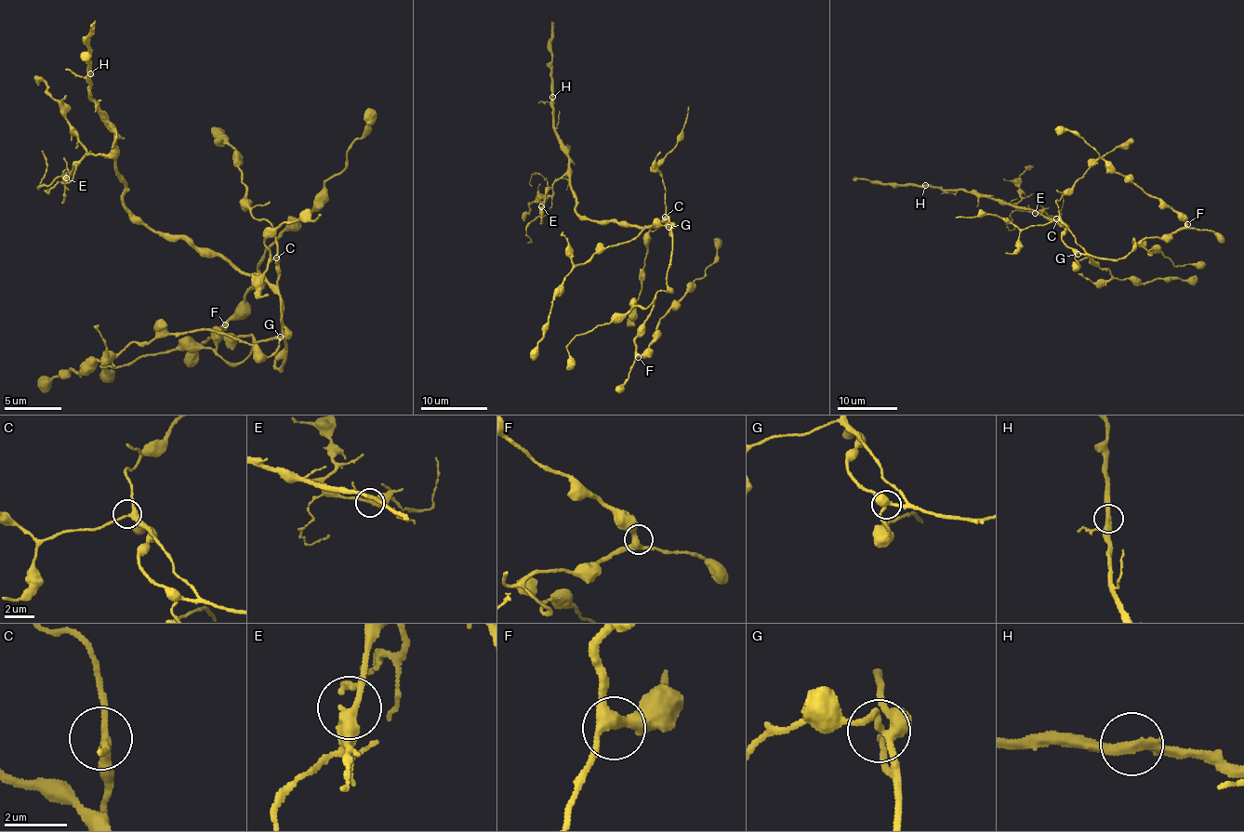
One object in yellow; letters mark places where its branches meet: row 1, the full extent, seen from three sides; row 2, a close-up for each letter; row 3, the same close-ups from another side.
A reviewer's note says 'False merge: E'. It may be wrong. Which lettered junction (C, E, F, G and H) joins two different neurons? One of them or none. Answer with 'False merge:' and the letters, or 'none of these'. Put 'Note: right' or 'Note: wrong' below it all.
False merge: none of these
Note: wrong

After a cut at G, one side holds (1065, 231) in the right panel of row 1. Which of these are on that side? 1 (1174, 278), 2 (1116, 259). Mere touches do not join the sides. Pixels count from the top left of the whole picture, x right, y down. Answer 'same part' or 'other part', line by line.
1: other part
2: same part

